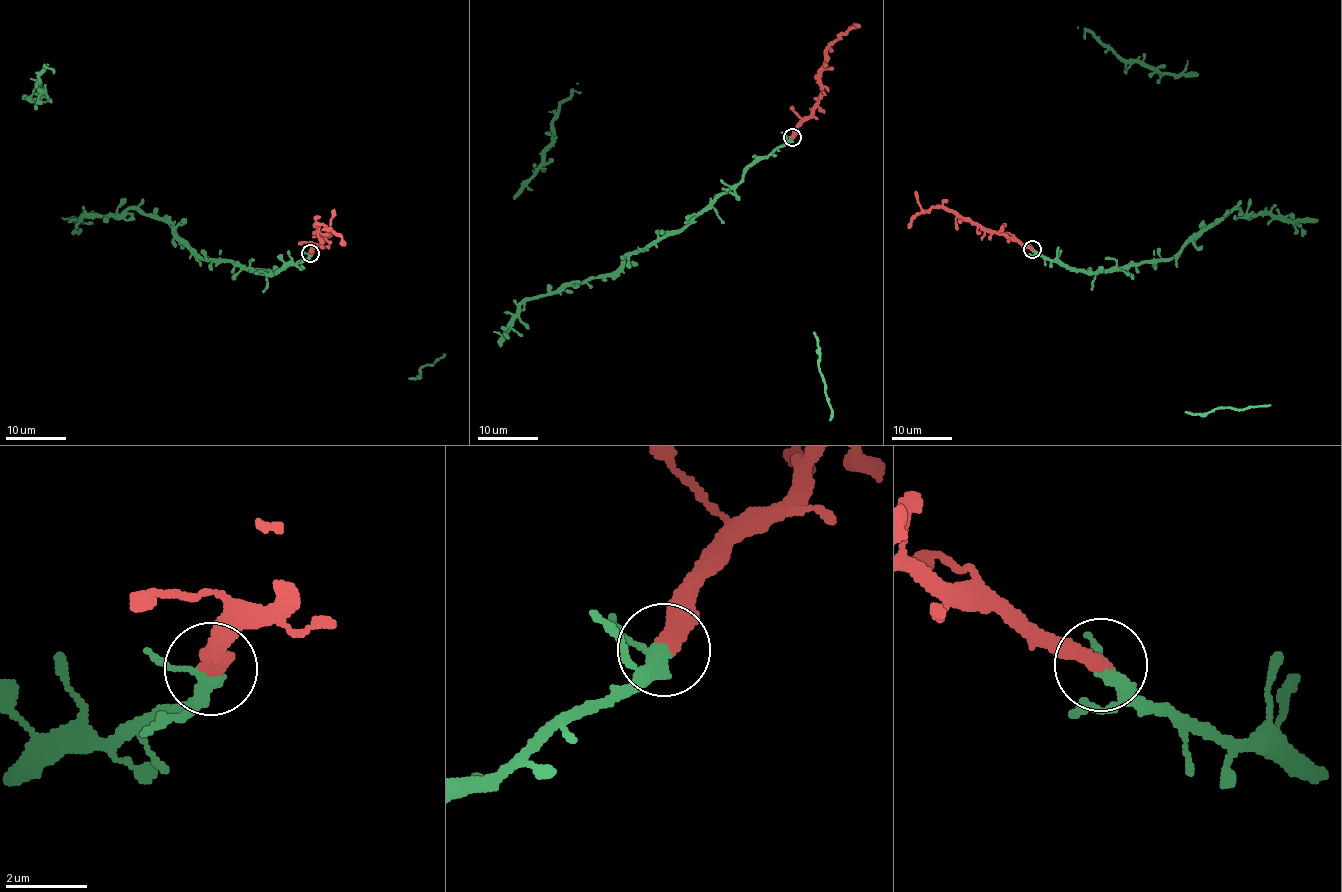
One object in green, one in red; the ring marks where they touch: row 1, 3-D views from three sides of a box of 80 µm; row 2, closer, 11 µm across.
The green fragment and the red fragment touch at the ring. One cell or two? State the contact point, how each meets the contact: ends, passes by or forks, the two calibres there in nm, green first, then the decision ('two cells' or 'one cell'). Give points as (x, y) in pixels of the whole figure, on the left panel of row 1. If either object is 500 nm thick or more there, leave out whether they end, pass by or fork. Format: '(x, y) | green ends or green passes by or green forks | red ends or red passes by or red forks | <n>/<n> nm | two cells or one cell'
(310, 253) | green forks | red ends | 240/460 nm | one cell

